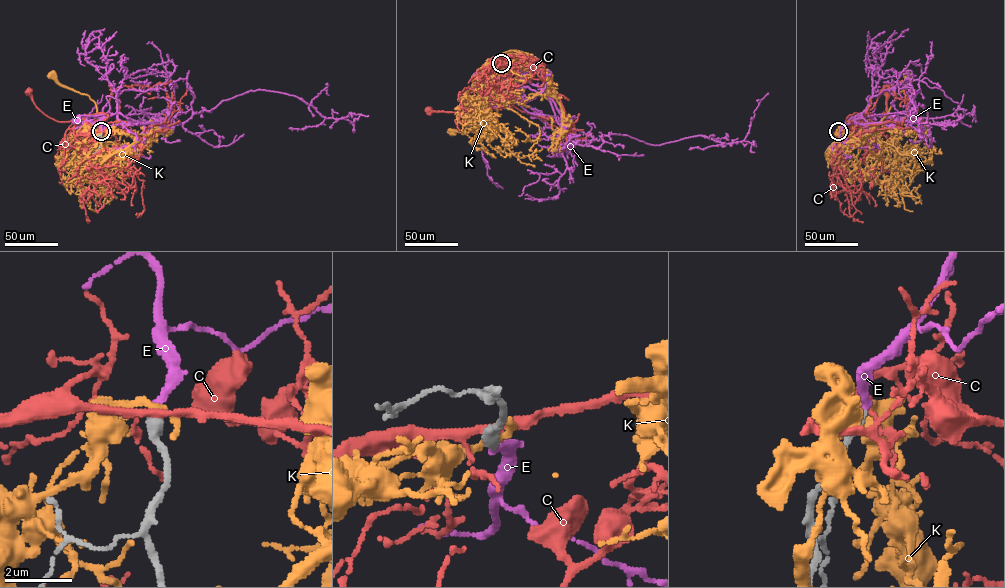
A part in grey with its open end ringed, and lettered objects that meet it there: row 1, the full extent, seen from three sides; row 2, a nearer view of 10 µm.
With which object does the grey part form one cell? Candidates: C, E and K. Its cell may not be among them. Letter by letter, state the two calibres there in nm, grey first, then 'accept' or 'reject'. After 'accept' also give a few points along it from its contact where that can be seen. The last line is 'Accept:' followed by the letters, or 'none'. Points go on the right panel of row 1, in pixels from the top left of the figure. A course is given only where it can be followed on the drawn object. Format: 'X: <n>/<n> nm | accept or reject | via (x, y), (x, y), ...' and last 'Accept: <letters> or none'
C: 440/200 nm | reject
E: 440/240 nm | accept | via (838, 131), (866, 109), (870, 96), (868, 107), (862, 113), (851, 115), (851, 120)
K: 440/280 nm | reject
Accept: E

